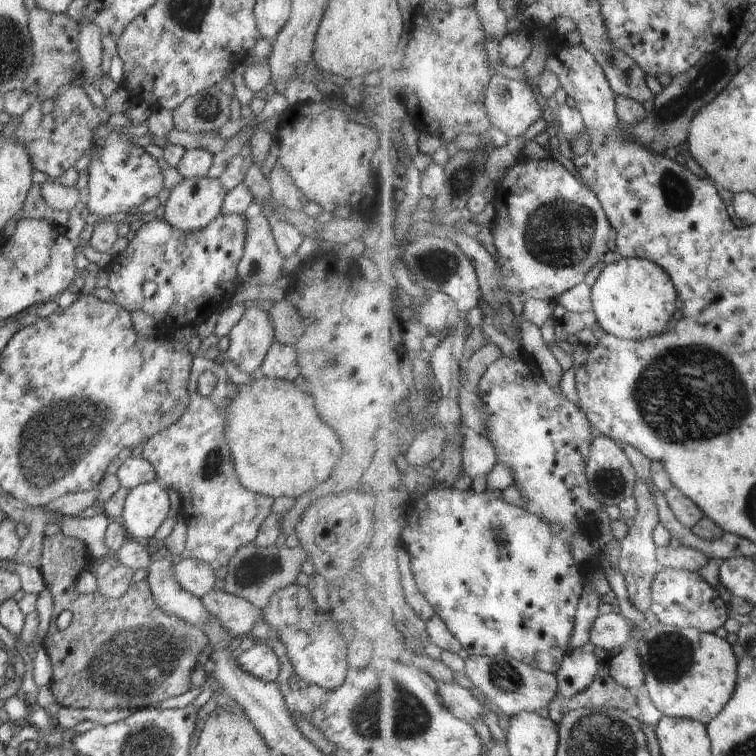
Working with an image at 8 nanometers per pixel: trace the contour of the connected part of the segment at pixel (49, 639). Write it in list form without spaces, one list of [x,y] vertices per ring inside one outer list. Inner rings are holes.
[[[62,532],[45,536],[41,547],[39,572],[46,588],[50,589],[54,601],[54,615],[44,638],[43,648],[53,665],[53,676],[49,688],[60,707],[72,709],[113,710],[114,707],[130,709],[156,706],[158,700],[178,697],[190,690],[191,673],[199,665],[198,656],[209,642],[204,630],[187,624],[183,619],[164,613],[156,605],[146,579],[132,583],[128,591],[118,599],[108,599],[96,591],[80,594],[75,586],[82,571],[88,570],[92,558],[88,548],[80,541]],[[69,611],[72,614],[70,626],[65,630],[57,628],[57,614]]]

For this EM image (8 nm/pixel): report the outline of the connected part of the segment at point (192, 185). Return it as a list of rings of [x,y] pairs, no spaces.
[[[184,179],[170,191],[164,220],[183,233],[201,230],[221,216],[226,194],[218,179]]]

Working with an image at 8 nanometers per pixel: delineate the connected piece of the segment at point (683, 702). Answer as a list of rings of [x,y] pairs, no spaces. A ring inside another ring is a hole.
[[[659,623],[644,632],[637,646],[649,696],[666,717],[691,719],[708,726],[735,698],[739,689],[738,656],[732,644],[718,634]]]

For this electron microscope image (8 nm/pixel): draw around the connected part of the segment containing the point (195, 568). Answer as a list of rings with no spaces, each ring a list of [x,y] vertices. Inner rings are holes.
[[[182,559],[174,564],[173,578],[183,590],[198,600],[213,590],[216,580],[212,570],[204,562],[195,559]]]

